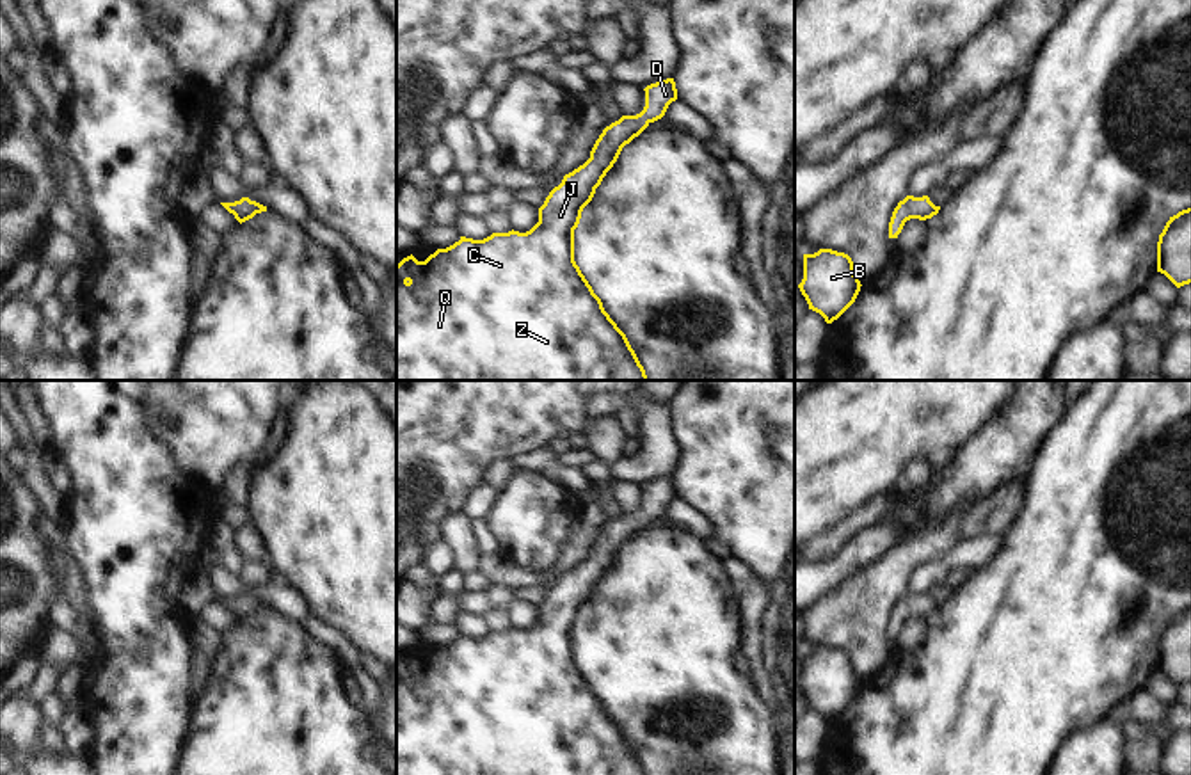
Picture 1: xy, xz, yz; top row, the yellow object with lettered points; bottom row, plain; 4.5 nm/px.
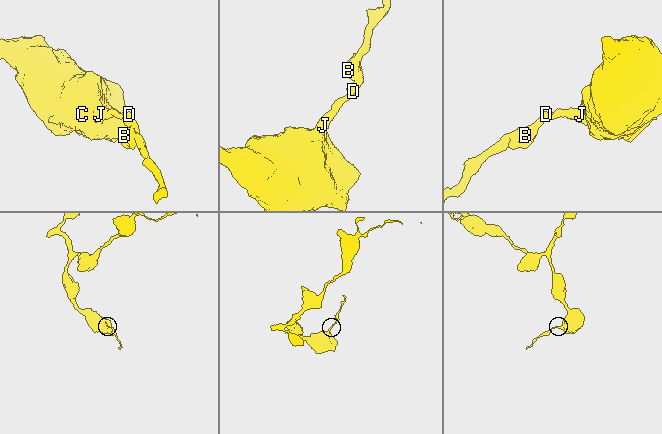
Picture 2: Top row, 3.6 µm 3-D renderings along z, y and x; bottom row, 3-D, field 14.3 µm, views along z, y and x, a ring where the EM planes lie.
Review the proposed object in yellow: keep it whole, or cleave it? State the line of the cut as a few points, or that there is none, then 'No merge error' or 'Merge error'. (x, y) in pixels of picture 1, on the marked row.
No split. No merge error.

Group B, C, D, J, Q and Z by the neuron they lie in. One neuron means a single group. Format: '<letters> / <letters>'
B C D J Q Z

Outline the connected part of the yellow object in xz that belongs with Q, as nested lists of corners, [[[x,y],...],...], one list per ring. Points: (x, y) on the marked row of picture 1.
[[[674,78],[647,85],[645,107],[603,130],[590,158],[565,174],[539,208],[539,222],[526,233],[492,233],[484,240],[460,236],[425,261],[412,254],[396,265],[396,380],[647,380],[626,334],[604,311],[601,299],[574,261],[574,229],[583,208],[617,162],[622,148],[677,100]]]

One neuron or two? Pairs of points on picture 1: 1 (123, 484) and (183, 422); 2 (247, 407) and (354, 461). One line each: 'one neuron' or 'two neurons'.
1: two neurons
2: two neurons

